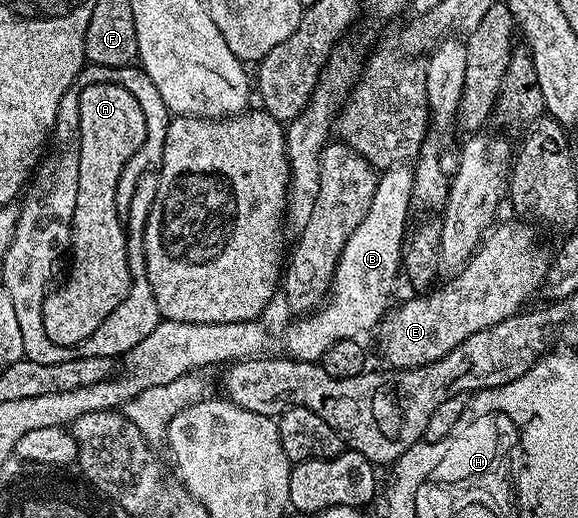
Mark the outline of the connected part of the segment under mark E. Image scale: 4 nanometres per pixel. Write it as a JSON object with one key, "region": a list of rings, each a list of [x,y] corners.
{"region":[[[498,223],[486,235],[481,247],[473,253],[468,264],[450,279],[453,281],[446,288],[438,287],[428,294],[417,294],[414,300],[407,301],[399,308],[394,307],[386,315],[379,325],[379,333],[381,332],[381,352],[385,355],[385,360],[389,363],[386,365],[390,369],[418,368],[435,362],[451,354],[451,350],[455,350],[459,342],[467,342],[471,334],[479,334],[479,330],[487,330],[487,326],[495,326],[506,320],[508,316],[516,316],[522,311],[521,303],[540,284],[542,287],[546,283],[551,271],[551,255],[549,256],[548,250],[537,241],[538,229],[532,223],[517,223],[521,224]]]}

